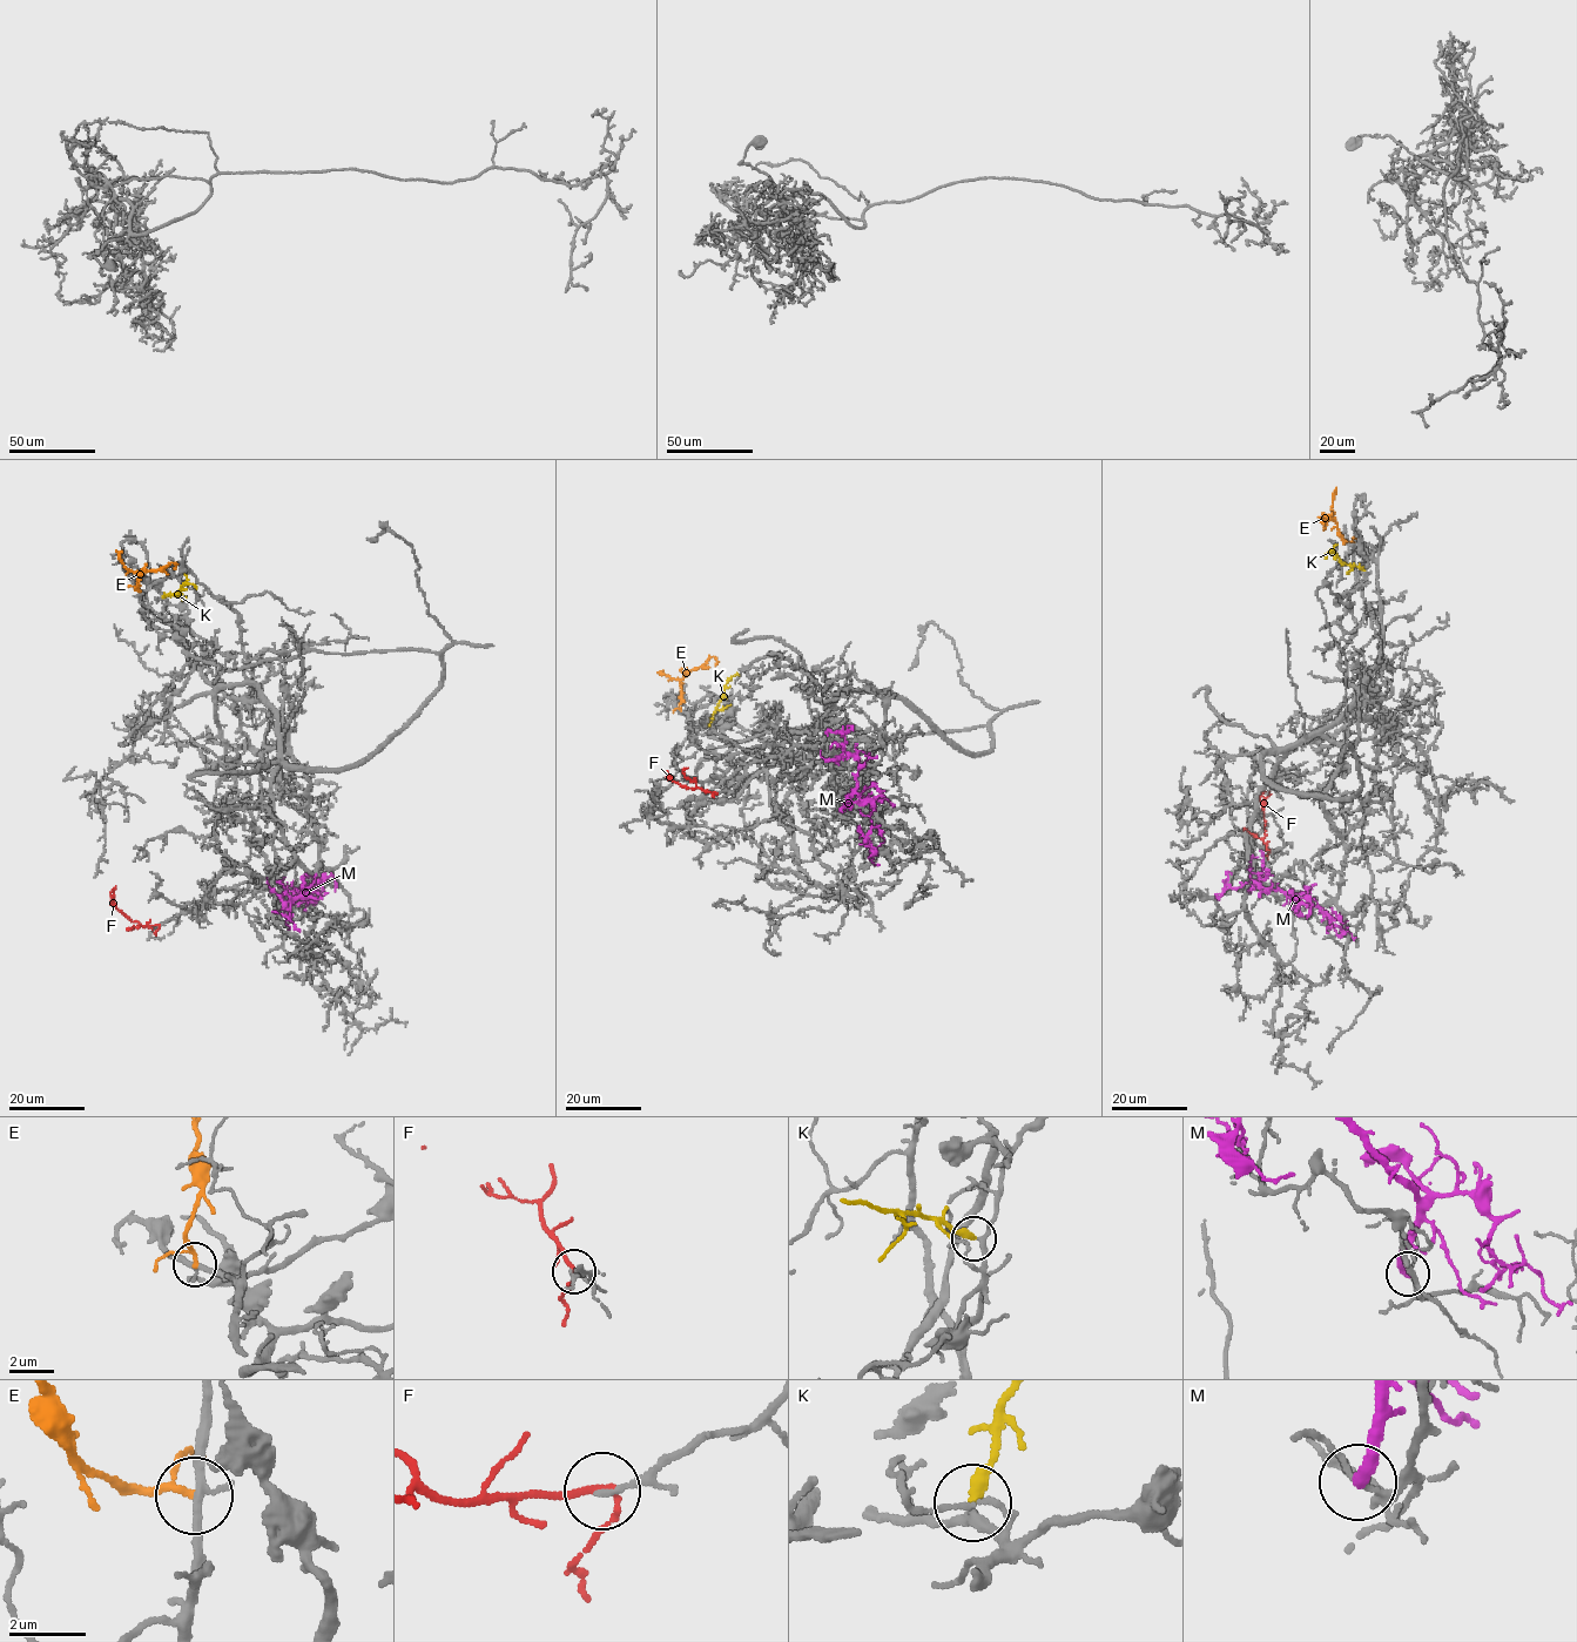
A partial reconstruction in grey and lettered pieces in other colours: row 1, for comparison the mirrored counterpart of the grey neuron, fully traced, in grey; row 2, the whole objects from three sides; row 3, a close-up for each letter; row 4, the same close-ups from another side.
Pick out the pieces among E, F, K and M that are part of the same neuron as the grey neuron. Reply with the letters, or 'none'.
K

